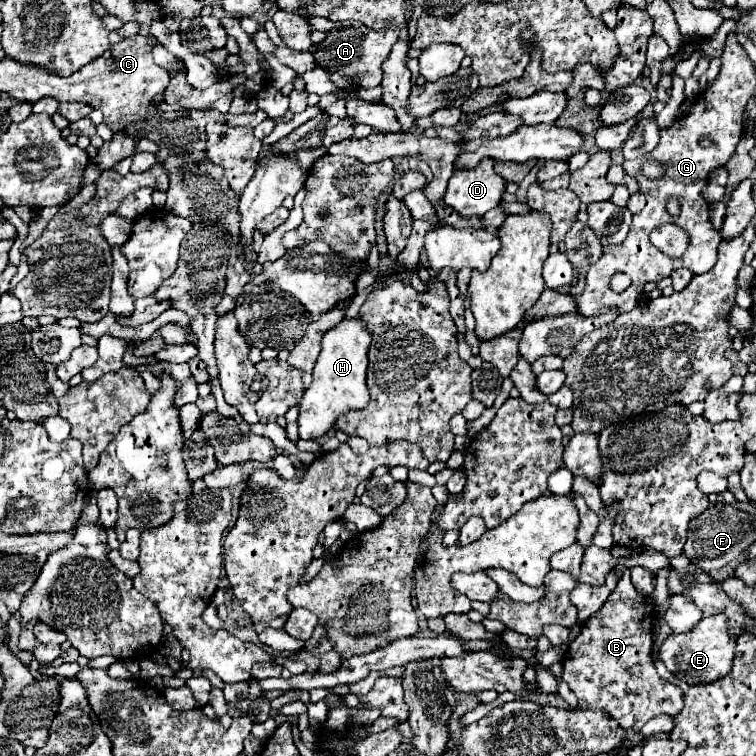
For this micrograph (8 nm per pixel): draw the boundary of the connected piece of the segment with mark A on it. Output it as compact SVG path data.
M345 21L341 27L327 31L323 43L313 47L313 57L315 57L315 65L325 69L327 73L343 73L347 81L355 81L355 85L363 89L371 89L381 83L381 63L387 59L393 43L395 41L387 39L385 33L375 33L375 29L365 29L363 25L359 25L359 21Z

